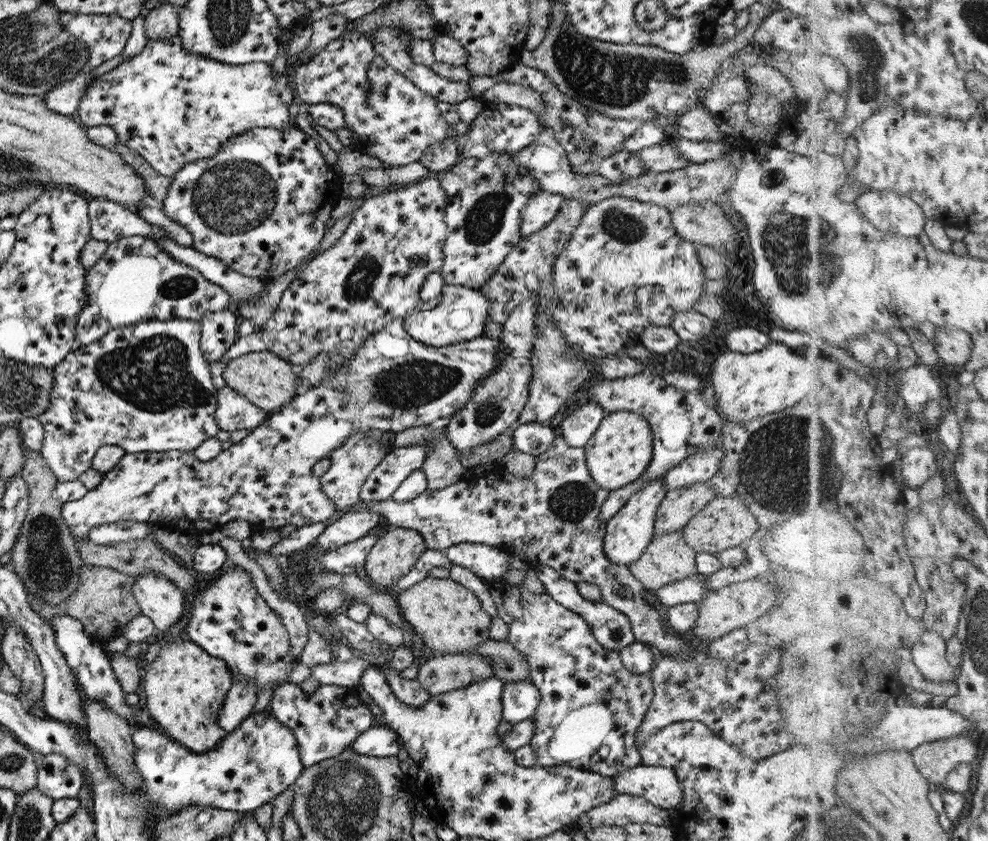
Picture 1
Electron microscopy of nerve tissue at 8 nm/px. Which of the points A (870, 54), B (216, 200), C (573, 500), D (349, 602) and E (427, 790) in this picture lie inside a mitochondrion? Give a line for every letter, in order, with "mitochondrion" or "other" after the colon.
A: mitochondrion
B: mitochondrion
C: mitochondrion
D: other
E: other

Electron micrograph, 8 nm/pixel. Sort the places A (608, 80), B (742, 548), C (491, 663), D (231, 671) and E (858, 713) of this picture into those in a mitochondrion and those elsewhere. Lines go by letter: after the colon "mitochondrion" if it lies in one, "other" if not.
A: mitochondrion
B: other
C: other
D: other
E: other

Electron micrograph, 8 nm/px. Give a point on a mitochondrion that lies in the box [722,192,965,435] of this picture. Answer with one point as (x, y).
(800, 254)

